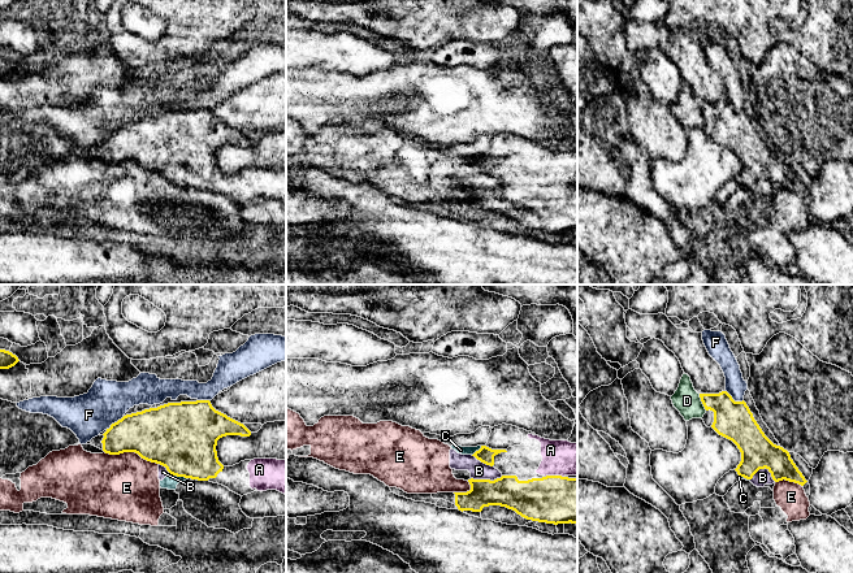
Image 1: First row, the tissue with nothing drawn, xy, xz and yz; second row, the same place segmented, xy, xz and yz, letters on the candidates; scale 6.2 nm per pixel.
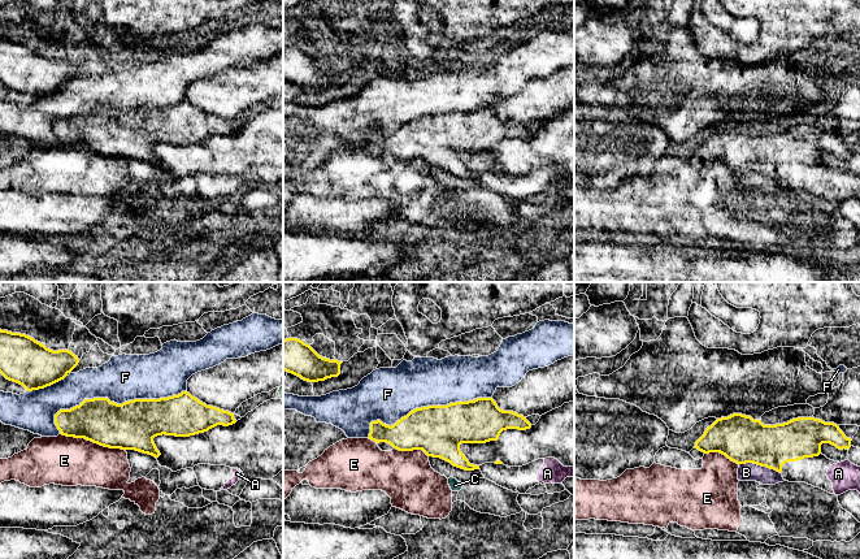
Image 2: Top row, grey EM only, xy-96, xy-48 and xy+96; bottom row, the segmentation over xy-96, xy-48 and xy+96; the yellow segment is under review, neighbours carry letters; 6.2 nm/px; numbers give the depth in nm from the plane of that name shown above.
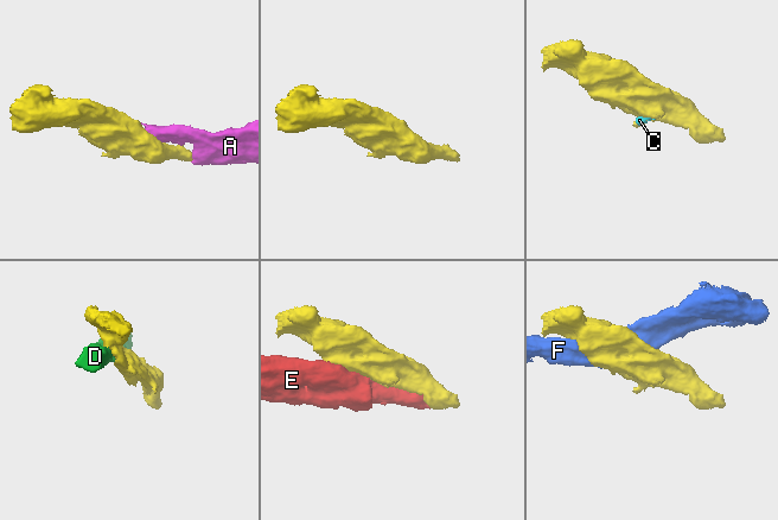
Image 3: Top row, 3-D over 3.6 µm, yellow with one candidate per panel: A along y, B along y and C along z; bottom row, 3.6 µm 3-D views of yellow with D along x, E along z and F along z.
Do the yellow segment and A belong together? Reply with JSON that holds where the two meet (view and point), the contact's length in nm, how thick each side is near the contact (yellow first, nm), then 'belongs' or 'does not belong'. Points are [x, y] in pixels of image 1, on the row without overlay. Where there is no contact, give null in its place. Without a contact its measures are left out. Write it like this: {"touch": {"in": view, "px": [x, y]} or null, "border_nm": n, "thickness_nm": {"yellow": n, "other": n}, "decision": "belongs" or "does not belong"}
{"touch": {"in": "xz", "px": [554, 185]}, "border_nm": 120, "thickness_nm": {"yellow": 300, "other": 220}, "decision": "belongs"}

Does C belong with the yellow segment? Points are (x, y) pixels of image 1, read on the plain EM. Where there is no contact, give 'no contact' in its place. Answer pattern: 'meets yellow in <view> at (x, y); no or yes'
meets yellow in xy at (180, 185); no

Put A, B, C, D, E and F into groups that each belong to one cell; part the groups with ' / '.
A / B C E / D / F

